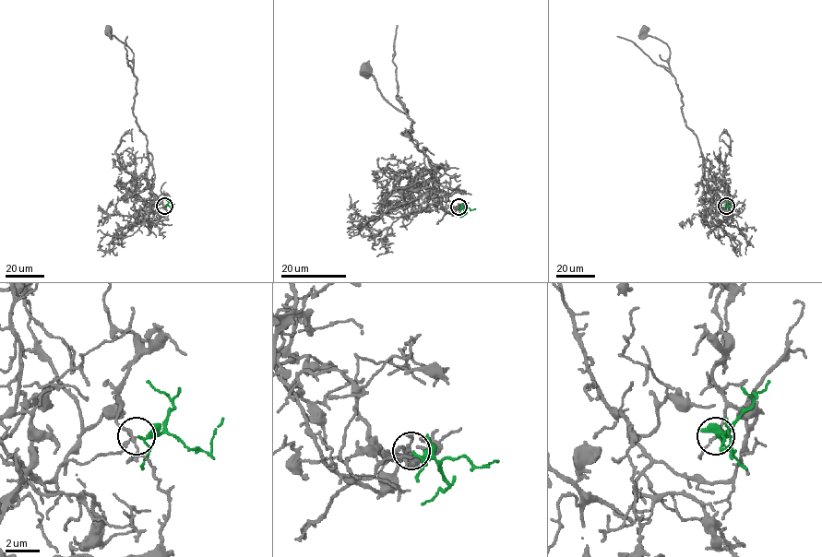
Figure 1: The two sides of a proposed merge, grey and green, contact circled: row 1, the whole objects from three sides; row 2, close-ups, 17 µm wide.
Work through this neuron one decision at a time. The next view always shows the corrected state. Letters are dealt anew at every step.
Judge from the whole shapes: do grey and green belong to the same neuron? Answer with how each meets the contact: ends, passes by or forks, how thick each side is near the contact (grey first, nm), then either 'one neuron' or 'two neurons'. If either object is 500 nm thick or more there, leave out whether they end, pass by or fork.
grey passes by; green passes by; calibres 160 and 140 nm; two neurons

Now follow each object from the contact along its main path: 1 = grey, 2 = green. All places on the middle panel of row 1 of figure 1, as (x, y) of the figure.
1: (458, 207), (447, 213), (428, 190), (436, 182), (430, 160), (406, 133), (408, 111), (392, 106), (365, 71)
2: (458, 207), (475, 208)

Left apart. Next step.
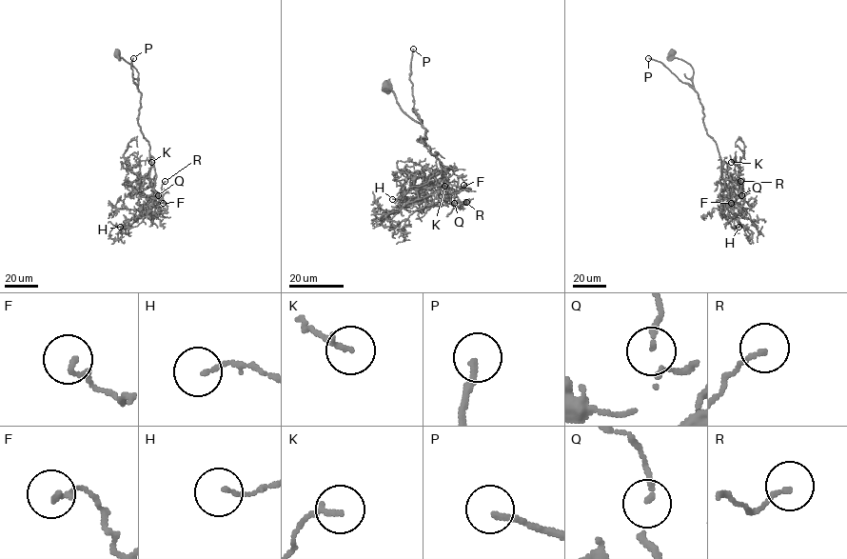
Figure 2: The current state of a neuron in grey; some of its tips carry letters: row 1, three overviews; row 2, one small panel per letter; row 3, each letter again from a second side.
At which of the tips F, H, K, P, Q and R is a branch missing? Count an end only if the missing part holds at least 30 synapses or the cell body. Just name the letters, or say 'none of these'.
P

